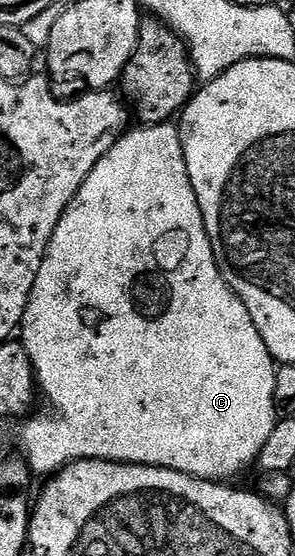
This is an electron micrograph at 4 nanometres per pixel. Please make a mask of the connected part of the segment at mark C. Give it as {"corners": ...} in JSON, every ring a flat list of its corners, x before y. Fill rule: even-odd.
{"corners":[[172,122,137,125,126,130,106,155,91,169,91,177,83,181,73,203,63,213,59,225,49,242,41,268,35,277,35,285,29,294,29,304,21,319,19,341,27,349,33,366,36,386,49,398,57,410,57,423,29,423,21,431,23,458,34,476,52,477,68,463,80,459,102,459,108,463,133,463,144,467,162,467,210,481,233,481,240,471,256,464,267,437,277,426,275,413,275,377,278,364,273,354,263,345,247,305,243,305,236,293,221,276,207,229,203,225,203,213,191,189,191,177,183,157,180,130]]}

